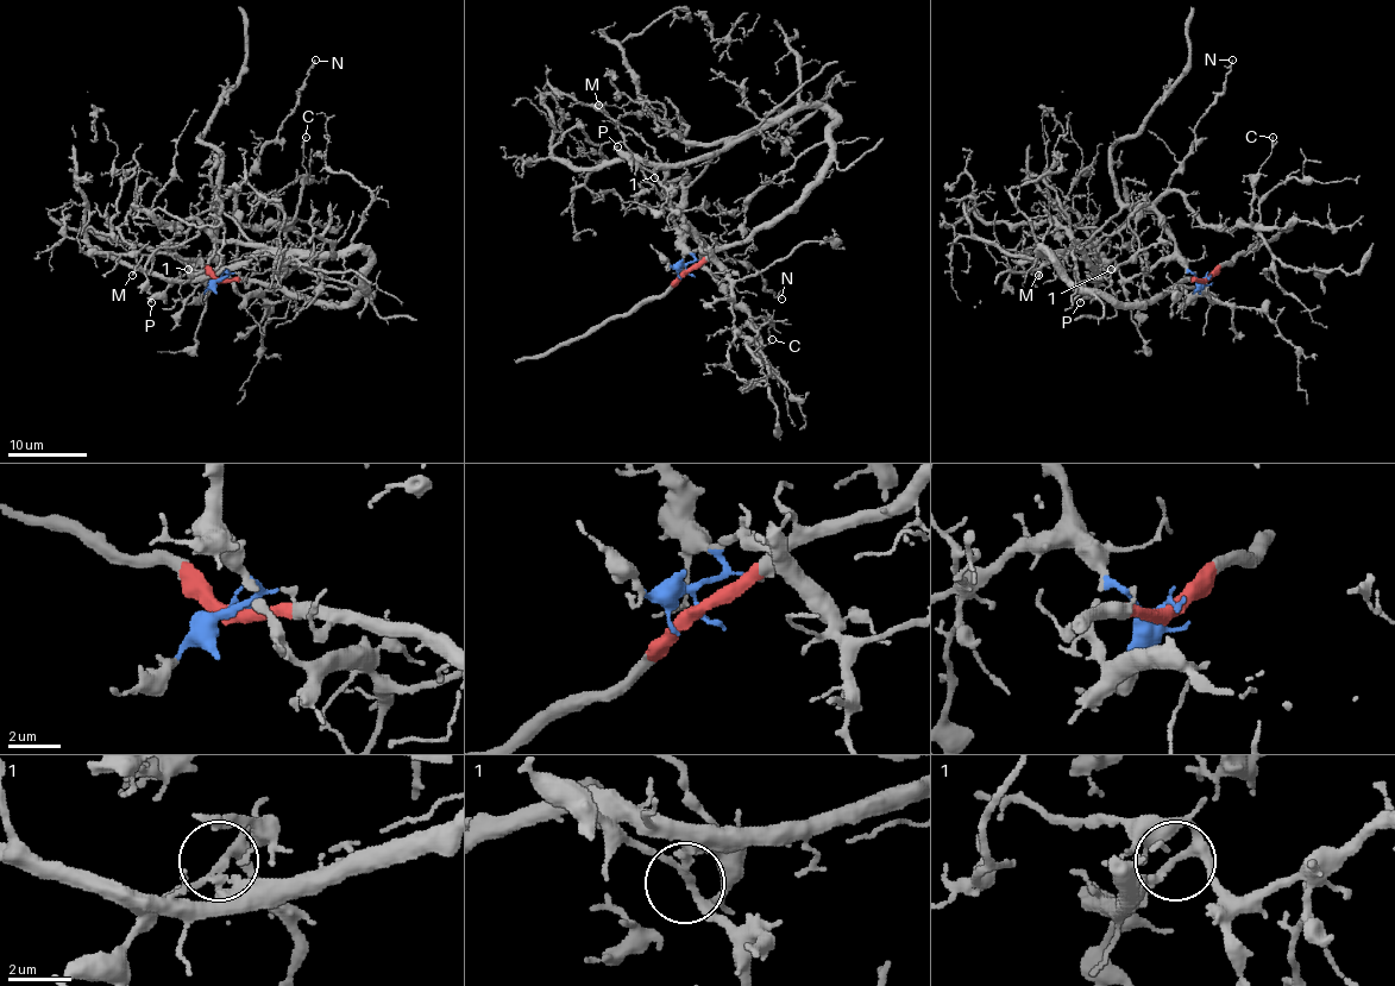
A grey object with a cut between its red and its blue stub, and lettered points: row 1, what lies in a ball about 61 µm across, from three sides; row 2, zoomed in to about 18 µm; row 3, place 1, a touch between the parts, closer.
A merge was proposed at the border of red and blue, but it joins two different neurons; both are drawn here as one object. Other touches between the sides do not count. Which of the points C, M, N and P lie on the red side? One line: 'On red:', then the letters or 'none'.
On red: none

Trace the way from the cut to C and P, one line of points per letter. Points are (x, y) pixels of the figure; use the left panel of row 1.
C: (220, 280), (227, 271), (218, 253), (218, 205), (232, 190), (242, 224), (284, 226), (307, 173), (307, 137)
P: (220, 280), (227, 274), (214, 259), (202, 280), (190, 268), (157, 293), (151, 302)

